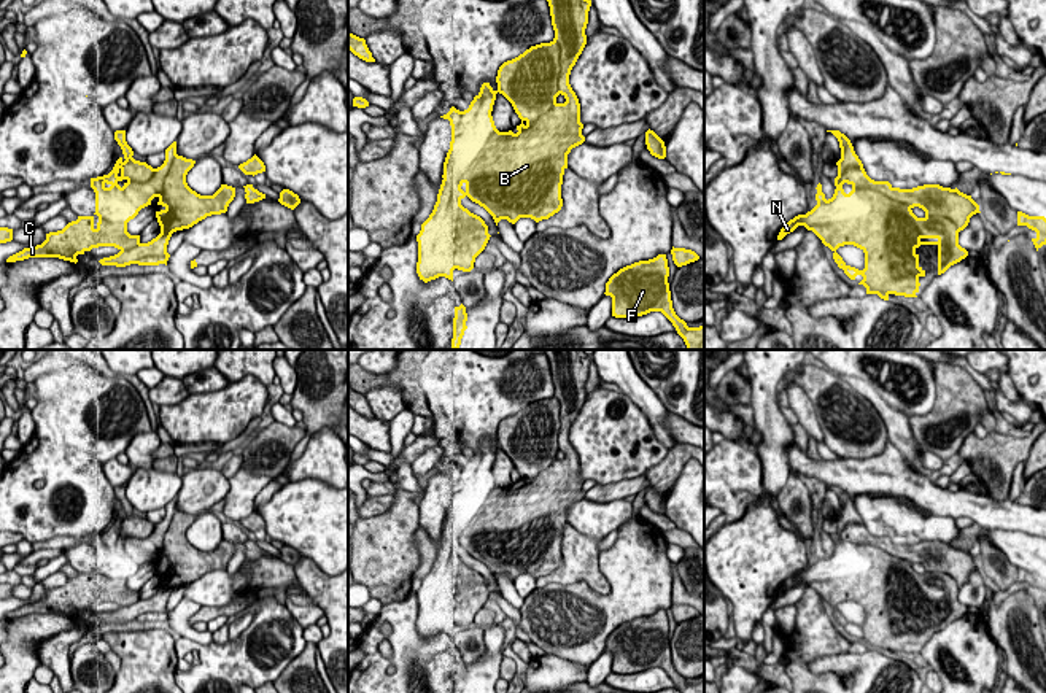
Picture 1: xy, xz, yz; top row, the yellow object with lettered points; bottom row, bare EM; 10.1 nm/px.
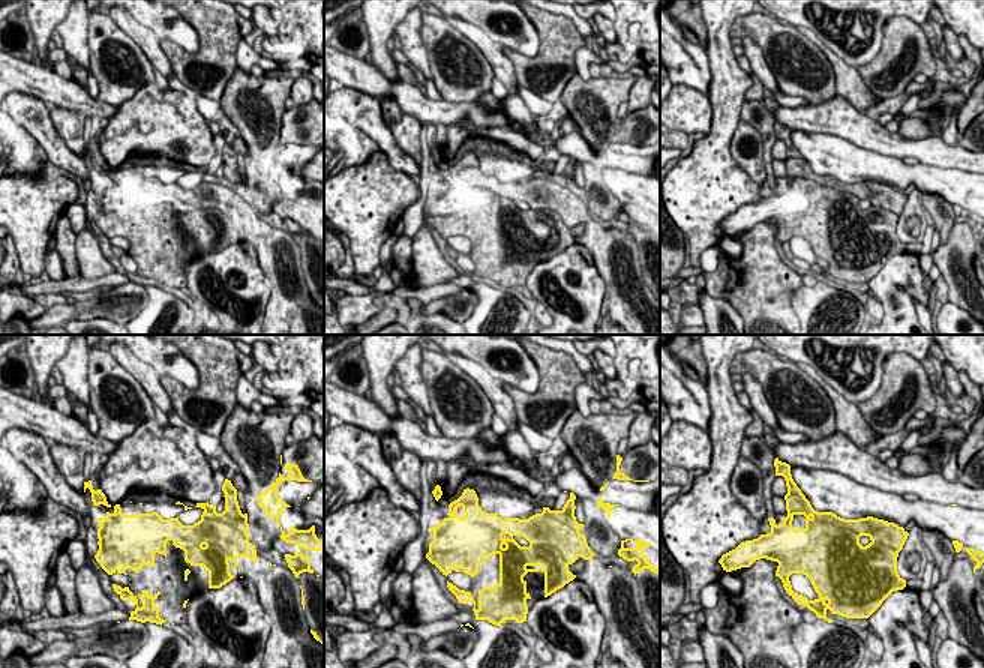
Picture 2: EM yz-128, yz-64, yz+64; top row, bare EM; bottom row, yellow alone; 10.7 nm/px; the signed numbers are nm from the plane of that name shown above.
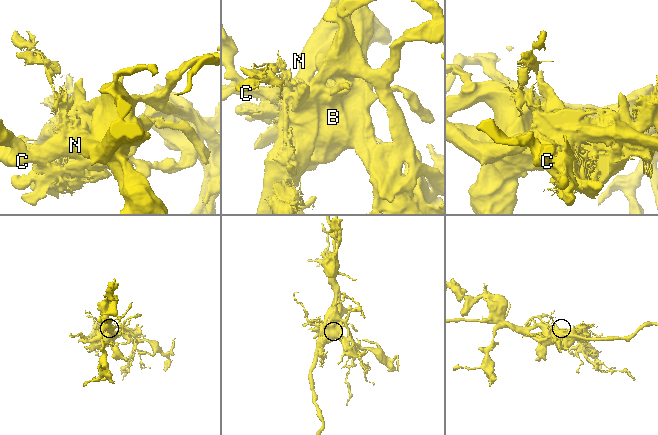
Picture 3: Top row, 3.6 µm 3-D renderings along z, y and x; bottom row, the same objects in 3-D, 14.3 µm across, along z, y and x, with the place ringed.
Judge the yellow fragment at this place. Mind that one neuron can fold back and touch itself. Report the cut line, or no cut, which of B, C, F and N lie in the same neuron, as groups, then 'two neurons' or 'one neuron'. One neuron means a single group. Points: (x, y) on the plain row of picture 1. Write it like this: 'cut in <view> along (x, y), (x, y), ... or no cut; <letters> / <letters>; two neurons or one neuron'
no cut; B C F N; one neuron

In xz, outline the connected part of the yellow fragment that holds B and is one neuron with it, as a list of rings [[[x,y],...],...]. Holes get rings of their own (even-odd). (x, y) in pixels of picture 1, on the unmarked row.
[[[525,350],[529,354],[544,353],[550,362],[555,394],[550,399],[531,402],[518,413],[504,418],[496,432],[498,445],[483,439],[464,467],[455,463],[440,474],[451,482],[451,497],[444,518],[442,540],[429,574],[416,591],[416,629],[424,639],[445,633],[453,637],[453,626],[471,628],[475,614],[485,606],[490,590],[485,577],[461,561],[467,552],[483,563],[494,575],[515,580],[520,574],[536,579],[548,575],[563,563],[561,540],[568,525],[568,510],[582,501],[583,480],[580,459],[569,440],[569,431],[587,401],[585,385],[591,356],[583,350]],[[496,450],[502,450],[521,475],[517,490],[499,488],[491,467]]]

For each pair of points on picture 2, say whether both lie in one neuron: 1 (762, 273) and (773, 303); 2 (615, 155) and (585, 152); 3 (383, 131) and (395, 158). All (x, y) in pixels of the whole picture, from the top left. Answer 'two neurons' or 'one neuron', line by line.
1: one neuron
2: one neuron
3: one neuron

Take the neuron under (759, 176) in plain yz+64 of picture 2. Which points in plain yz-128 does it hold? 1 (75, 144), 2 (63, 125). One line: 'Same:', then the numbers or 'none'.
Same: 1, 2

